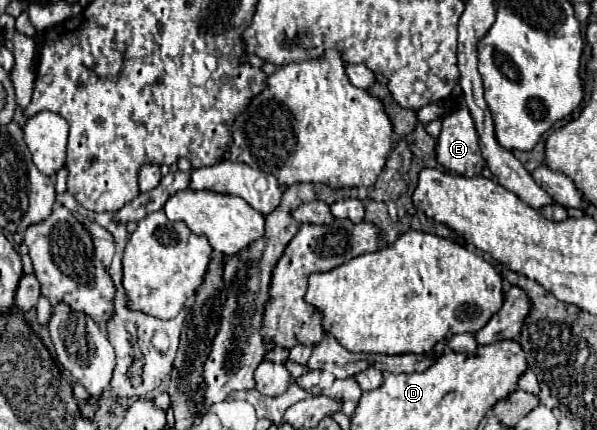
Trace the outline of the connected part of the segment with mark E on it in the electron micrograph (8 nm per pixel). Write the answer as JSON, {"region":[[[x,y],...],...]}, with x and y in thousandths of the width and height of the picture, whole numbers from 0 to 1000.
{"region":[[[779,244],[765,258],[755,258],[742,277],[729,360],[735,384],[765,407],[792,412],[806,402],[812,370],[802,351],[802,319],[796,305],[796,286]]]}

